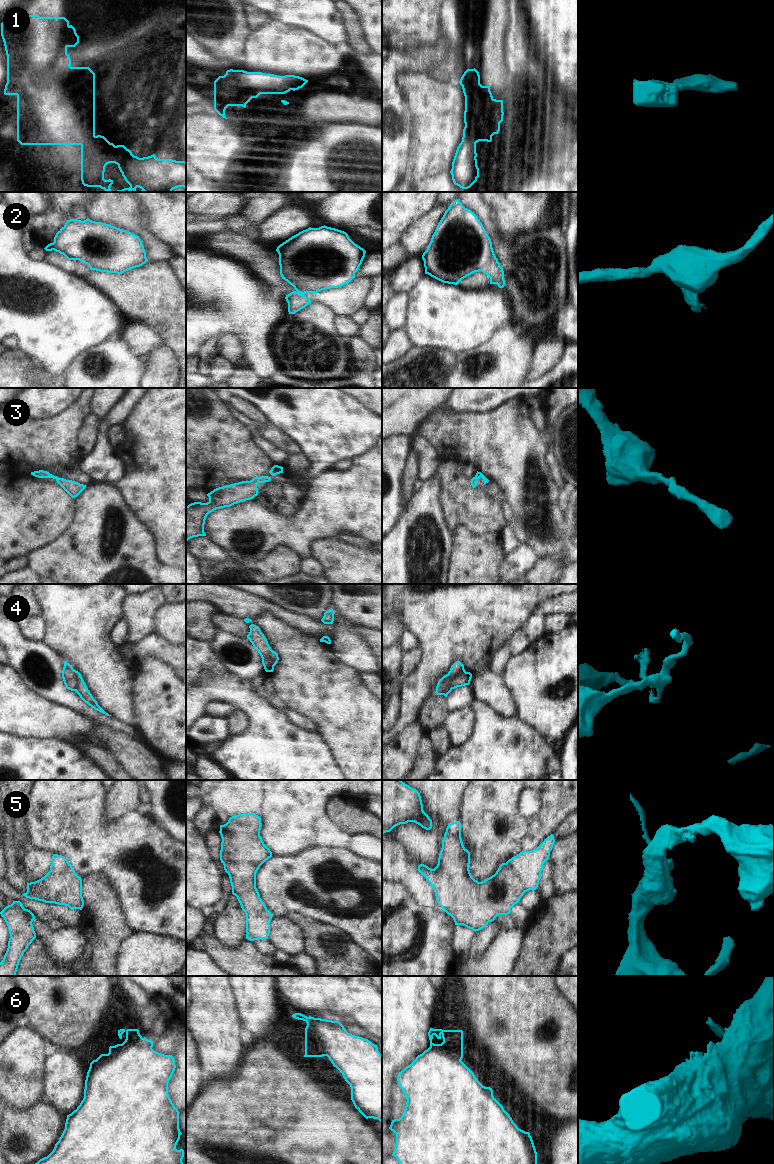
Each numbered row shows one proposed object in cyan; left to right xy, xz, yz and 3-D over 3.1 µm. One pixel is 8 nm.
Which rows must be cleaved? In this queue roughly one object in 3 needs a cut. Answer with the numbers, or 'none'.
4

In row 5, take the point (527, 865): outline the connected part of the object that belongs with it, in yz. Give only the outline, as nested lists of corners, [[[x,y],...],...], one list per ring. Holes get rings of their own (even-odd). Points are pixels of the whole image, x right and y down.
[[[456,821],[446,828],[437,866],[431,869],[420,864],[417,870],[433,887],[438,904],[453,918],[455,925],[463,925],[476,932],[494,921],[498,915],[510,914],[511,908],[519,903],[525,892],[537,889],[543,864],[549,859],[554,843],[551,834],[536,849],[520,852],[502,863],[494,875],[478,882],[470,873],[470,852],[462,842],[461,823]]]

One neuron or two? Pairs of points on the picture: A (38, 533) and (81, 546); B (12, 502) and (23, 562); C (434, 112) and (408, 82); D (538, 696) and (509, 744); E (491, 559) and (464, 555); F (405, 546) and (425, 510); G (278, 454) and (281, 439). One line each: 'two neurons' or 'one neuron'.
A: two neurons
B: two neurons
C: one neuron
D: two neurons
E: one neuron
F: one neuron
G: two neurons

